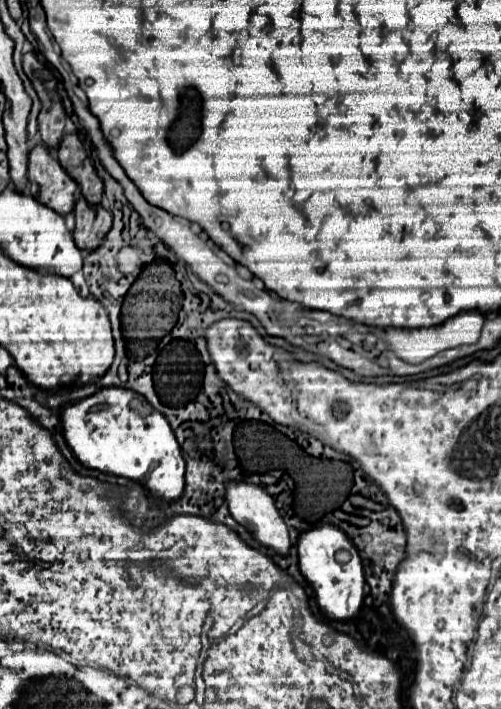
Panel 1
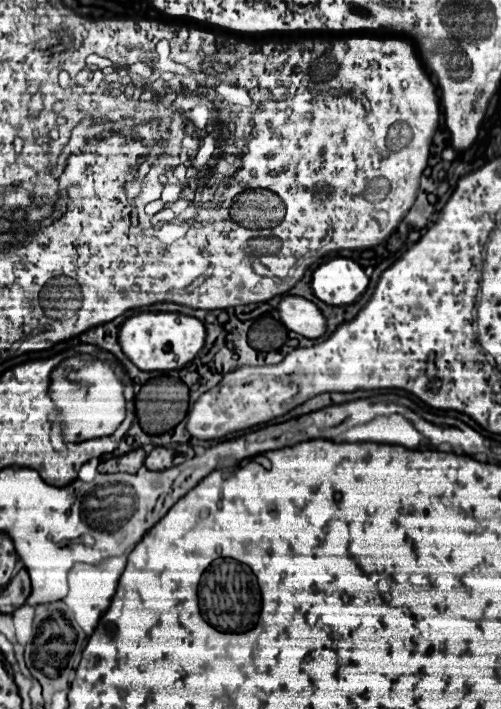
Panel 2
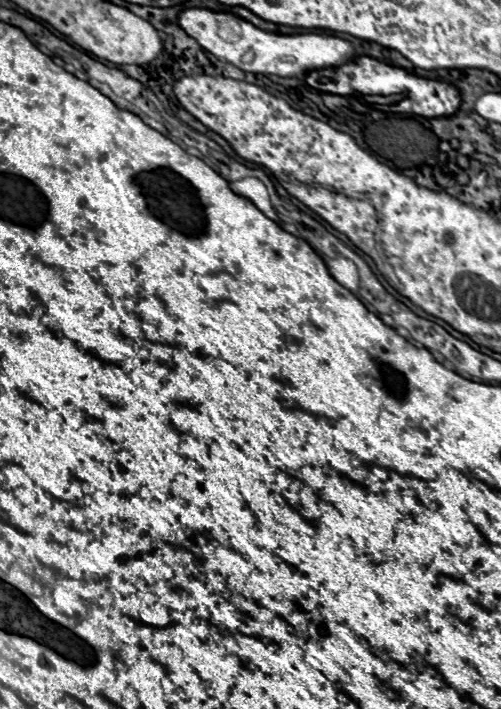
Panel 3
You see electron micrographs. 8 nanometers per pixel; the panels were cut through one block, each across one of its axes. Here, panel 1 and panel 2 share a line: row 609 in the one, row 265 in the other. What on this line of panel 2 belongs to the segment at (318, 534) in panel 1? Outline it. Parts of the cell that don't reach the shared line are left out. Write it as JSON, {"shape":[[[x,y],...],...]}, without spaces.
{"shape":[[[332,258],[320,264],[312,274],[314,294],[332,306],[352,304],[368,286],[370,278],[362,266],[350,258]]]}

